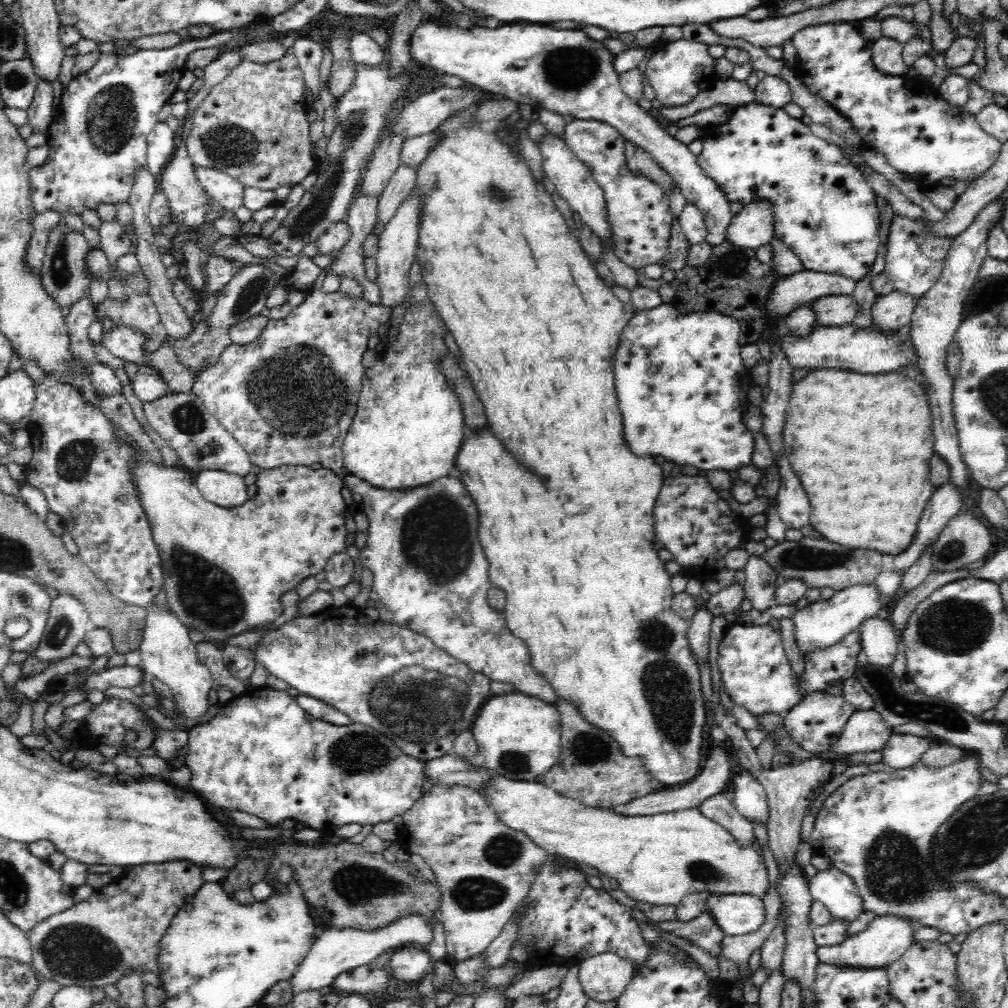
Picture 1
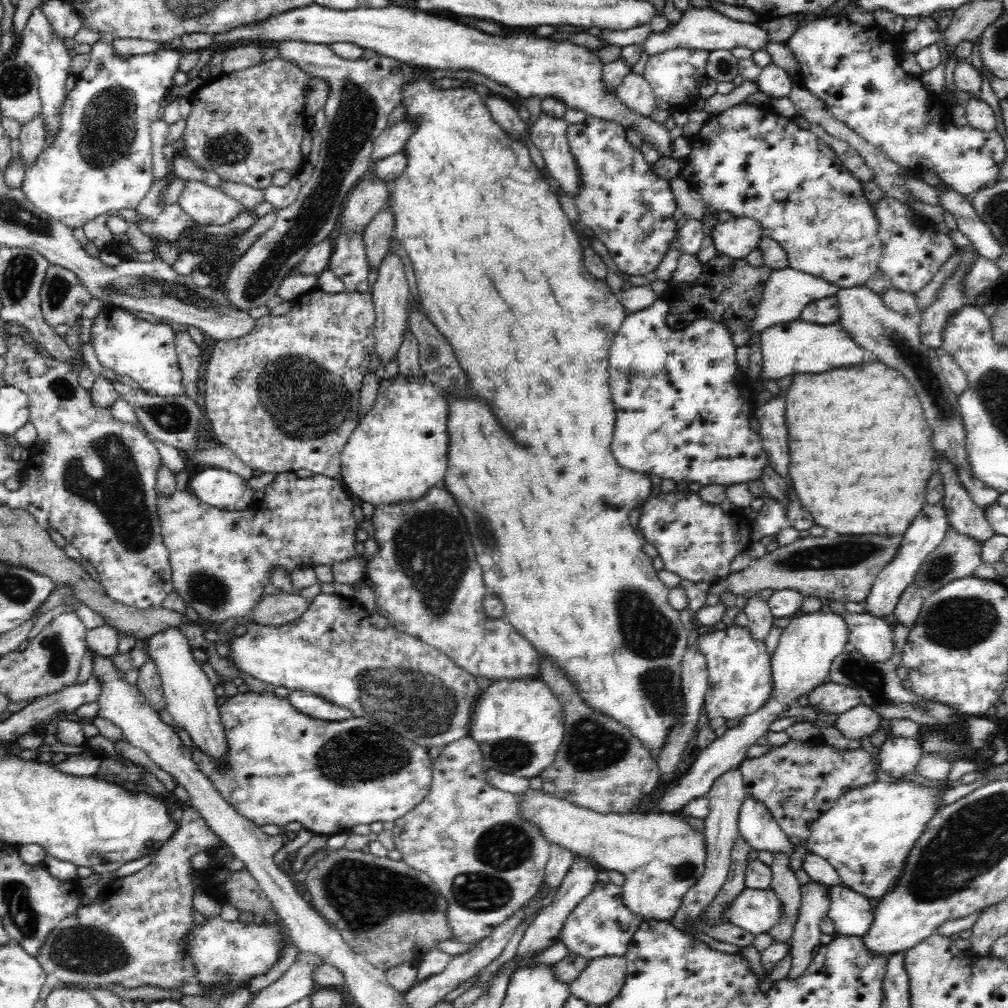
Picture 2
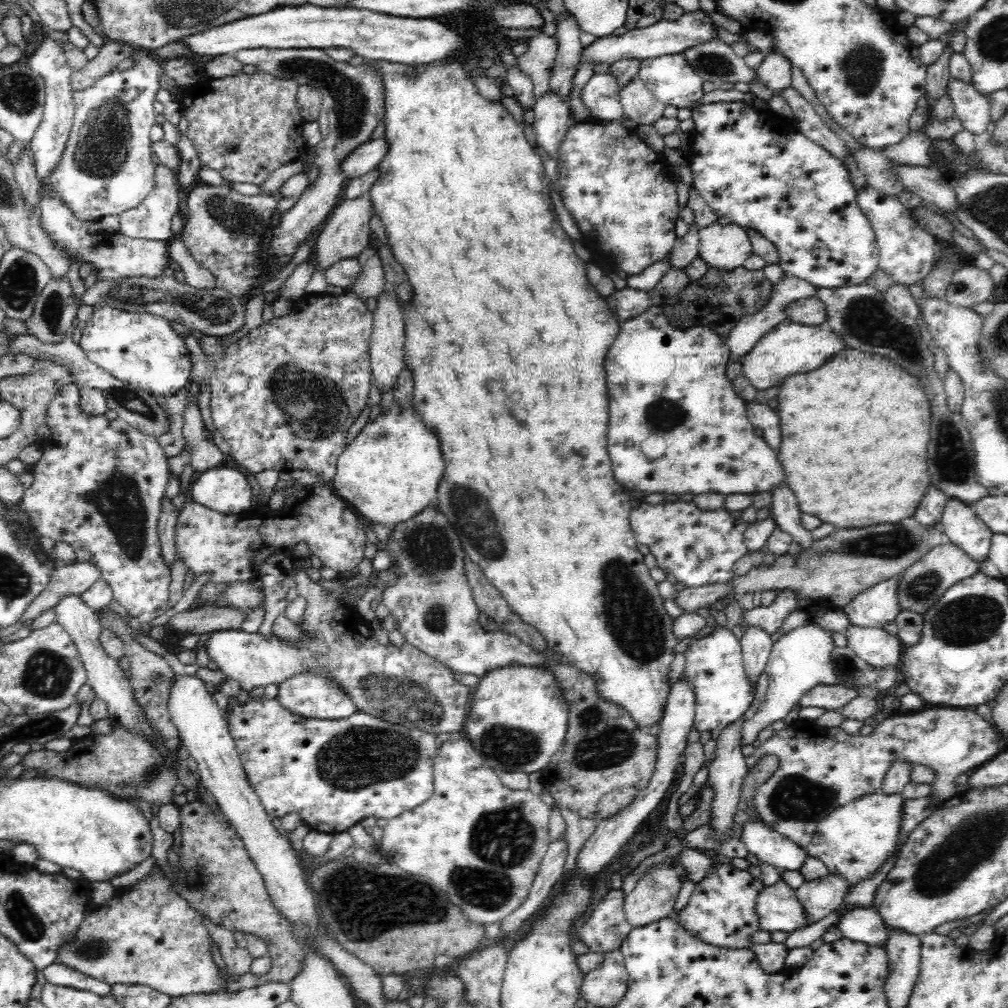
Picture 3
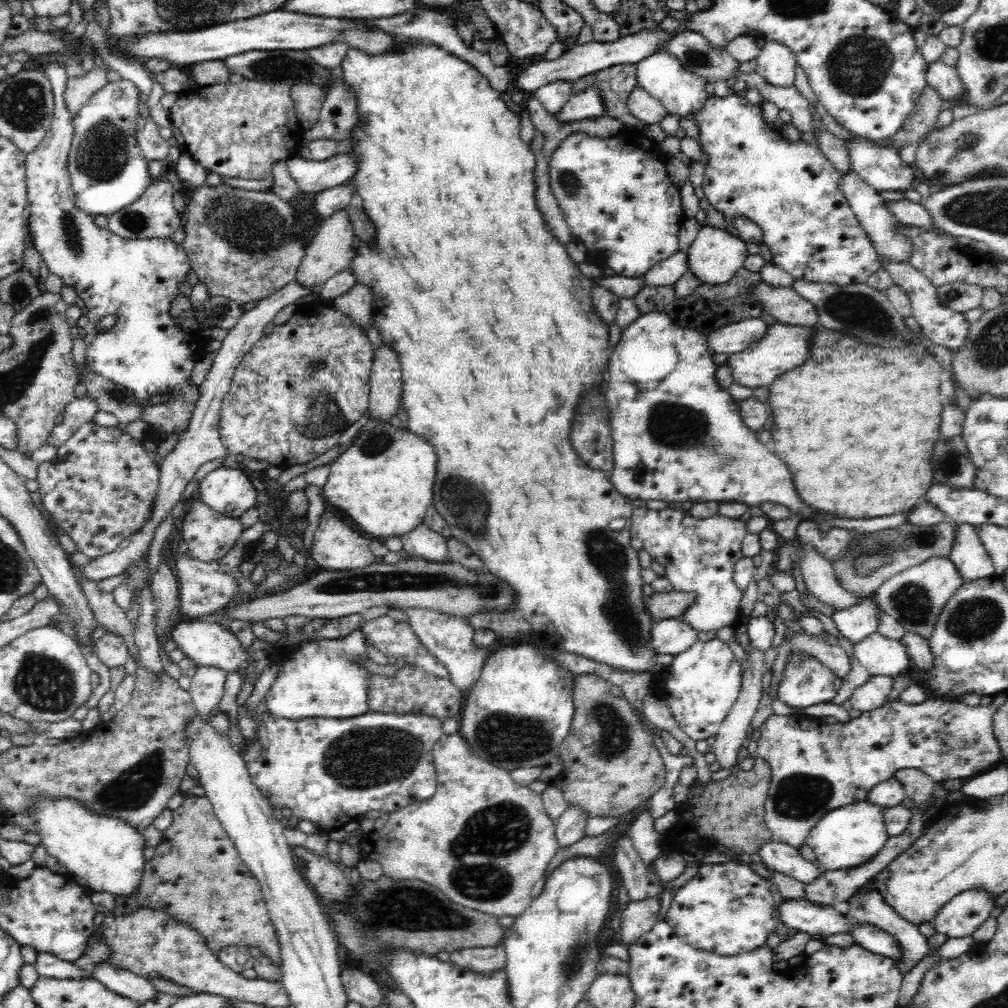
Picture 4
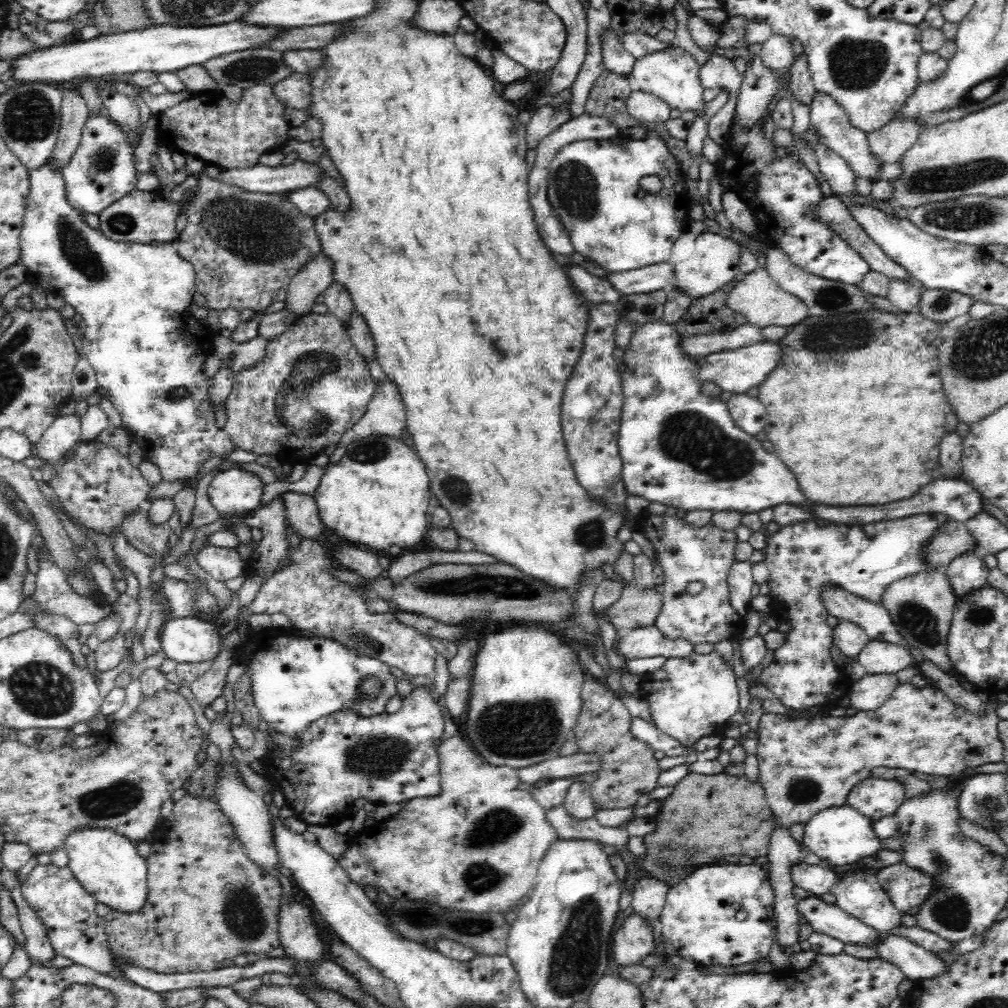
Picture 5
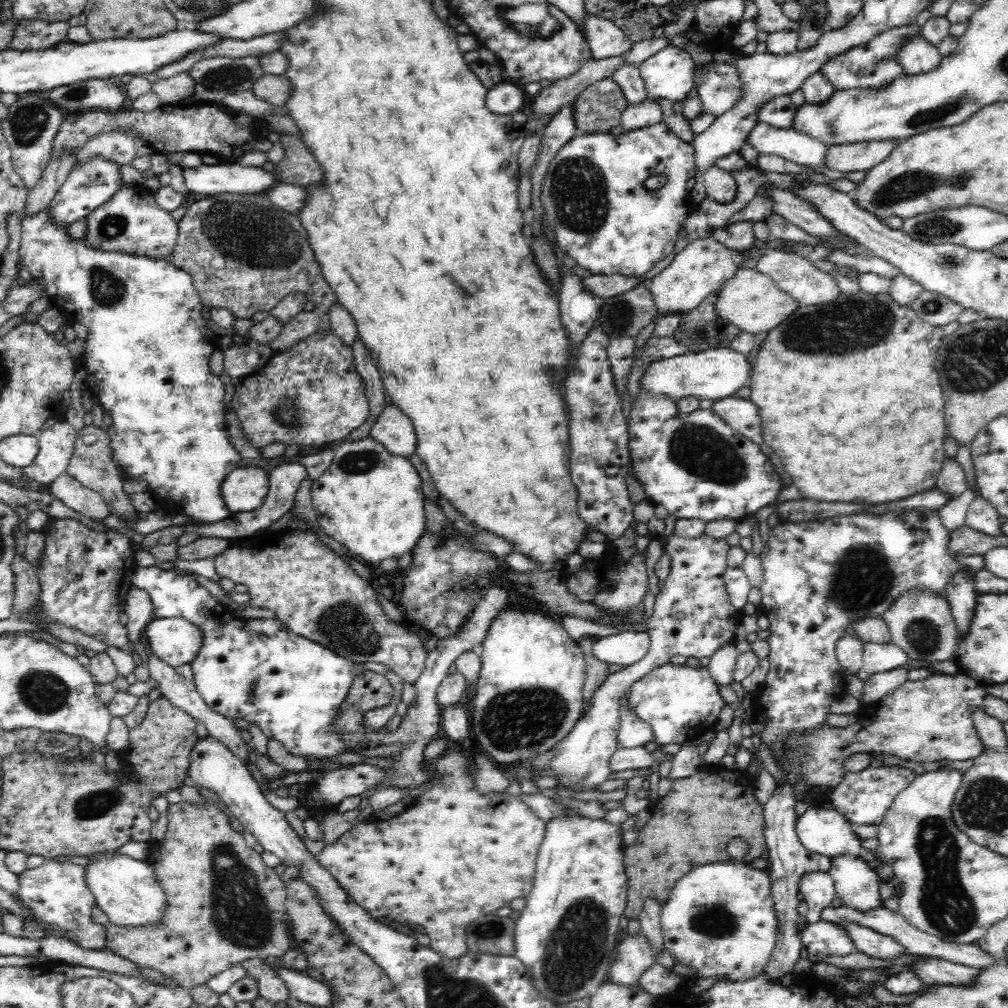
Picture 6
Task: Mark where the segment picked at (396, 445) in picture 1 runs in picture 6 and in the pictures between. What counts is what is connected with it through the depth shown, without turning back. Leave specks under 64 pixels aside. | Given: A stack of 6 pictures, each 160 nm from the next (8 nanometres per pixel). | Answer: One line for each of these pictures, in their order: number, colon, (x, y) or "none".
2: (397, 452)
3: (390, 472)
4: (383, 482)
5: (377, 495)
6: (371, 502)

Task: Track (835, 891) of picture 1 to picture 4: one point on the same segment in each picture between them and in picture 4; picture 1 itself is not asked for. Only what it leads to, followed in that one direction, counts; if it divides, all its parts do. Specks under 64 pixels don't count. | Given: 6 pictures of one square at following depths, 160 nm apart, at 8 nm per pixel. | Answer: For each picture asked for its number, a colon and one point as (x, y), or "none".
2: (852, 914)
3: (860, 924)
4: (879, 942)

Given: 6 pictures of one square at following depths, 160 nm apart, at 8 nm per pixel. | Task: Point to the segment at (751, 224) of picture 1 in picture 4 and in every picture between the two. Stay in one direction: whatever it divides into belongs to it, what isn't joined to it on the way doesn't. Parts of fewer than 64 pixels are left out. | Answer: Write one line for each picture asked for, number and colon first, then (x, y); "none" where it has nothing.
2: (736, 238)
3: (724, 248)
4: (715, 256)

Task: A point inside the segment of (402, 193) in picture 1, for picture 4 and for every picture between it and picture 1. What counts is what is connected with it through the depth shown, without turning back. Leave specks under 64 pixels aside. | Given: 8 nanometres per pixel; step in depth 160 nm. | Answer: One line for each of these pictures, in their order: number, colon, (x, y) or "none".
2: (377, 234)
3: (371, 282)
4: (355, 304)

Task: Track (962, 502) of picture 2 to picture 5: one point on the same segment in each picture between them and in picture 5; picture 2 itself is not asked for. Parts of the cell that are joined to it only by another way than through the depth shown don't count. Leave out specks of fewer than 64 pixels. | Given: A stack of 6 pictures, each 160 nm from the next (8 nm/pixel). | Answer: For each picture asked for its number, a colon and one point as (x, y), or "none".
3: (964, 529)
4: (969, 557)
5: (967, 573)

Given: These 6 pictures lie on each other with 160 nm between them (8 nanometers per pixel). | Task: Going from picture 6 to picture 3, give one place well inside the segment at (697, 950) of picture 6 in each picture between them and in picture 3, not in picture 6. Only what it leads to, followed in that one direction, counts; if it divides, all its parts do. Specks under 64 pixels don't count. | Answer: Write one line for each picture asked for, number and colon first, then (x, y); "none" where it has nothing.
3: (722, 910)
4: (726, 909)
5: (720, 914)

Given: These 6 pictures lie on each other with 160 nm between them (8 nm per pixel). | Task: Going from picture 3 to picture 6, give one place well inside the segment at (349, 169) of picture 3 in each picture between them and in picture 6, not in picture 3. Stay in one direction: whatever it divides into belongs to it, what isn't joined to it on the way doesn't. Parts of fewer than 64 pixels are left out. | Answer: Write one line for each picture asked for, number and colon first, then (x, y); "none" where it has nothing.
4: (310, 176)
5: (263, 179)
6: (223, 177)

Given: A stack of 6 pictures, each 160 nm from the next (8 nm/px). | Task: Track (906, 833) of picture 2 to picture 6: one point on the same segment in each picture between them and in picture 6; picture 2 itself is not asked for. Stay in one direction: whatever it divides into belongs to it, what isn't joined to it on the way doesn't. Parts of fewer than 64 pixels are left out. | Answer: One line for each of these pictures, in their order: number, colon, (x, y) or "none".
3: (852, 841)
4: (846, 837)
5: (840, 835)
6: (821, 831)

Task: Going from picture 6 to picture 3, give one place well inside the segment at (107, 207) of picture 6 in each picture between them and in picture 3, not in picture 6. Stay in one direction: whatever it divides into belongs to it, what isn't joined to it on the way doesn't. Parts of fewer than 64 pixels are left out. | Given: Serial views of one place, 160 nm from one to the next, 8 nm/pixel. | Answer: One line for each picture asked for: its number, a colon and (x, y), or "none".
3: (150, 220)
4: (153, 215)
5: (144, 217)

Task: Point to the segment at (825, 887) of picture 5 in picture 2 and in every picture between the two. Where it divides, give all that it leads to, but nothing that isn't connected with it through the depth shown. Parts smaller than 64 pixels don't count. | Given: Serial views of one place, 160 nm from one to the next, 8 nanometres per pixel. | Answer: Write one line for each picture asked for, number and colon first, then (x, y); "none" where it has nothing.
2: (757, 827)
3: (770, 847)
4: (779, 857)

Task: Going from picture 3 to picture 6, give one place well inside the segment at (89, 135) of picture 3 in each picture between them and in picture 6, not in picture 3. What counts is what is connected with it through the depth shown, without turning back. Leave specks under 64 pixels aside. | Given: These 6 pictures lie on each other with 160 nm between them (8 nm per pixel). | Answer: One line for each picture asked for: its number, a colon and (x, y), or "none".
4: (107, 168)
5: (102, 170)
6: (87, 187)

